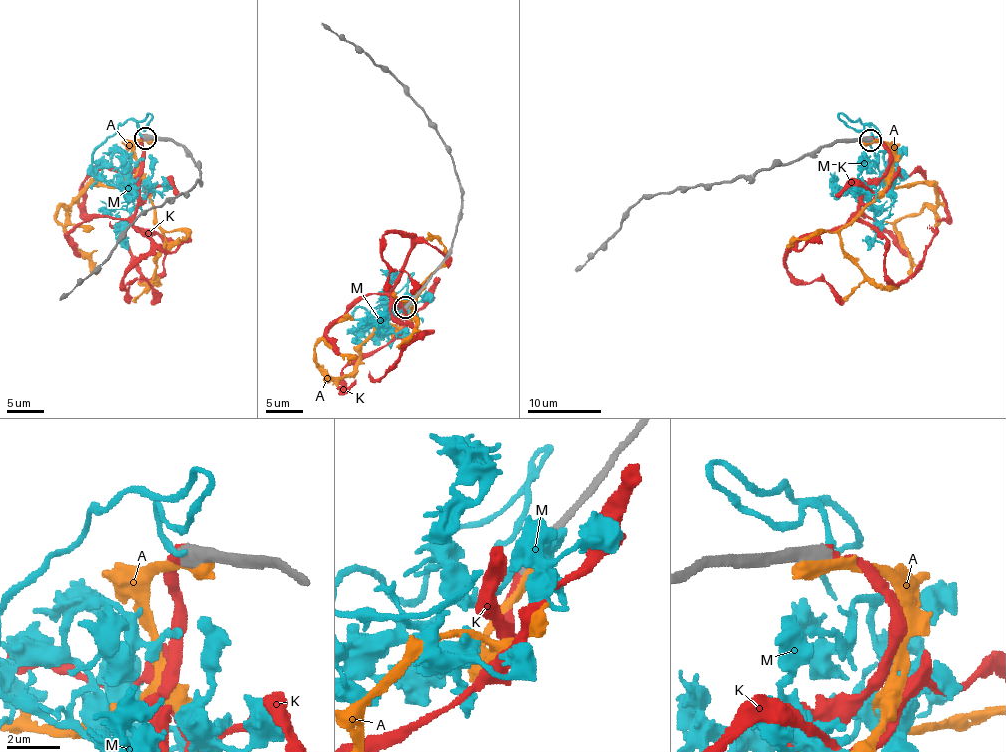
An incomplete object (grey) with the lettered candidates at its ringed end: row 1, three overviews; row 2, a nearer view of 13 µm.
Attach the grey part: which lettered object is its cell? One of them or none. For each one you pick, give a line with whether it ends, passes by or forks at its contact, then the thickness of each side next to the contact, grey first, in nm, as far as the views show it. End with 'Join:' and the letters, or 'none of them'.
K: it ends there; 650 nm thick on the grey side, 480 nm on the other
Join: K

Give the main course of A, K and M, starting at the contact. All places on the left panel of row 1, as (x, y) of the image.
A: (148, 139), (135, 146), (137, 170), (131, 176), (115, 186), (91, 183), (56, 212), (70, 243), (98, 274)
K: (146, 137), (133, 223), (151, 248), (127, 274), (121, 287), (144, 279), (153, 289), (155, 305)
M: (144, 137), (139, 124), (148, 122), (120, 124), (92, 155), (92, 173), (137, 203), (150, 154)

